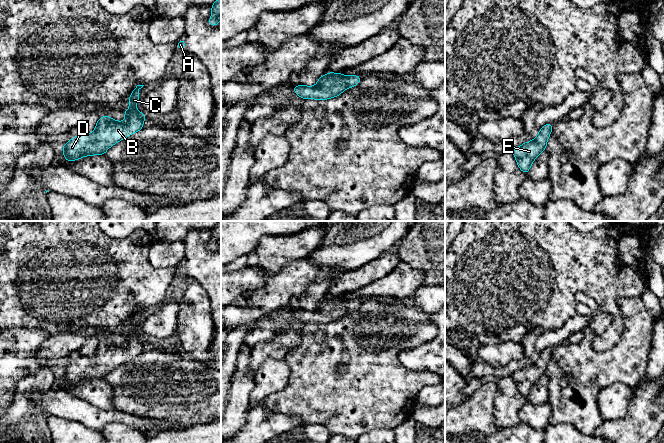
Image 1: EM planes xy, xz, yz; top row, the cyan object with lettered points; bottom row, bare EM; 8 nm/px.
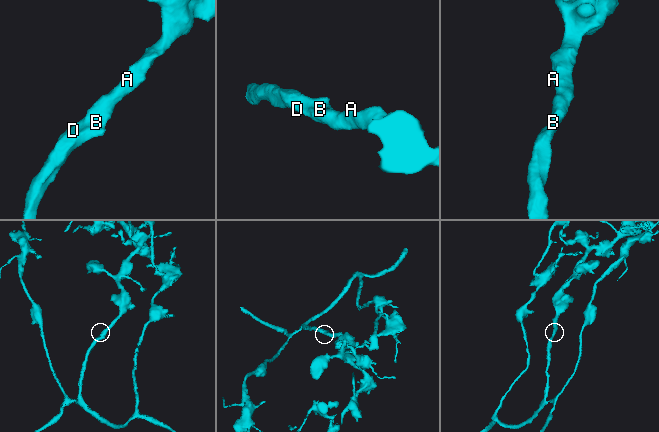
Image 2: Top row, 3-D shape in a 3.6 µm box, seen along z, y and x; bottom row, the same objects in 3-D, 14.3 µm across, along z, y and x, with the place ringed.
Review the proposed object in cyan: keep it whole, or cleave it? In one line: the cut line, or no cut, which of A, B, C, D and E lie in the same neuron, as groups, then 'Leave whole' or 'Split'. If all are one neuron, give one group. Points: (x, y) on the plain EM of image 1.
No split. Groups: A B C D E. Leave whole

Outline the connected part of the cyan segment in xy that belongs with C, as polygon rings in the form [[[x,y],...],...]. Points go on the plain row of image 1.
[[[137,309],[127,322],[129,333],[122,335],[125,339],[124,345],[114,344],[110,340],[100,341],[92,357],[80,357],[62,370],[65,384],[76,385],[85,380],[104,379],[114,368],[139,356],[146,342],[136,332],[136,327],[141,322],[137,317],[143,310]]]

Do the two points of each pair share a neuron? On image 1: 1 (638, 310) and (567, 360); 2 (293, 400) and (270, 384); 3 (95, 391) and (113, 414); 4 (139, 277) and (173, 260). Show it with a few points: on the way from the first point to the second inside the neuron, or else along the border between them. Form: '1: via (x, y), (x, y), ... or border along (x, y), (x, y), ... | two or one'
1: via (637, 333), (610, 360), (590, 360) | one
2: border along (290, 369), (287, 384), (269, 394), (261, 402) | two
3: border along (87, 401), (99, 408), (113, 409) | two
4: border along (151, 244), (148, 261), (153, 266), (176, 268) | two

